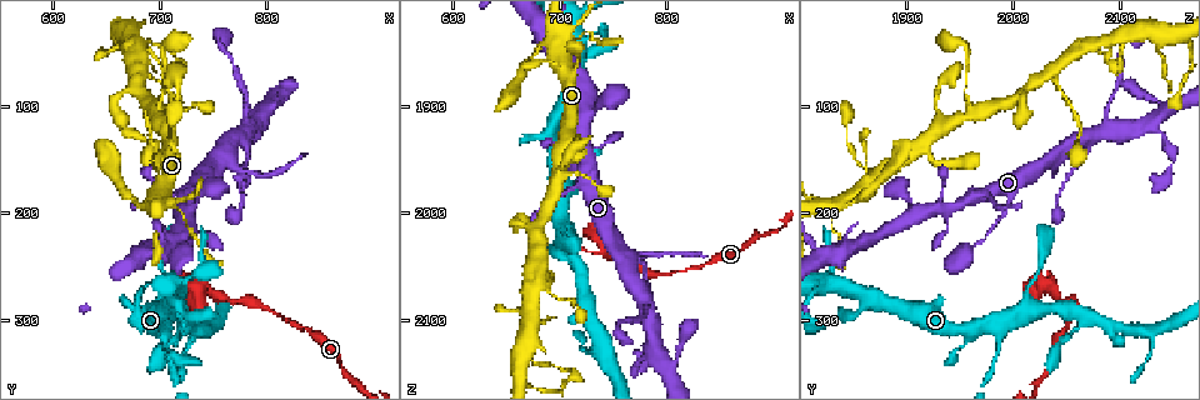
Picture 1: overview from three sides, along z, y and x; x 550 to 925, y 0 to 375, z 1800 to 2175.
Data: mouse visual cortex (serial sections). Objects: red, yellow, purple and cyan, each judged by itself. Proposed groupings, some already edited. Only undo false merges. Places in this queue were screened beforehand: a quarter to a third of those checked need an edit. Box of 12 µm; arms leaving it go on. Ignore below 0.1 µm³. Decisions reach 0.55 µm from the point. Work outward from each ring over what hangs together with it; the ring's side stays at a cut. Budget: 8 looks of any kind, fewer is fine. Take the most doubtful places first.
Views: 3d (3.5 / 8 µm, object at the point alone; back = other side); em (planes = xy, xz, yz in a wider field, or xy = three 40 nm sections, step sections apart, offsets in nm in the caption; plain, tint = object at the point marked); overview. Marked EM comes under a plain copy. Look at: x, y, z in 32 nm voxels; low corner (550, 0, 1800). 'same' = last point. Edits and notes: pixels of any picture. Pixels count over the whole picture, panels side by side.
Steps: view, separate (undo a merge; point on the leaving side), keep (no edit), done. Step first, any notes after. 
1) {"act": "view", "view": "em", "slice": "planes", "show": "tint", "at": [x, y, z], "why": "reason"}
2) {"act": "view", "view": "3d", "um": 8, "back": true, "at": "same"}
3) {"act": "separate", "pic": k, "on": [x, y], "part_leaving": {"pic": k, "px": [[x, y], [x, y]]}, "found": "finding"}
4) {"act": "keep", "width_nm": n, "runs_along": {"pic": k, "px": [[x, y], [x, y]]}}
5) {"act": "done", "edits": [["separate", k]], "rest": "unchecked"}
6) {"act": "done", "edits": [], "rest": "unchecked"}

{"act": "view", "view": "3d", "um": 3.5, "at": [742, 262, 2022], "why": "sharp bend"}

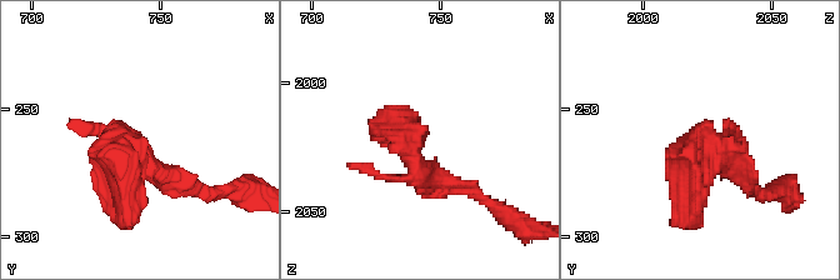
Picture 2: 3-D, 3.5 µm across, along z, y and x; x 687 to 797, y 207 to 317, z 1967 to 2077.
{"act": "view", "view": "em", "slice": "xy", "step": 2, "show": "tint", "at": [740, 263, 2025]}

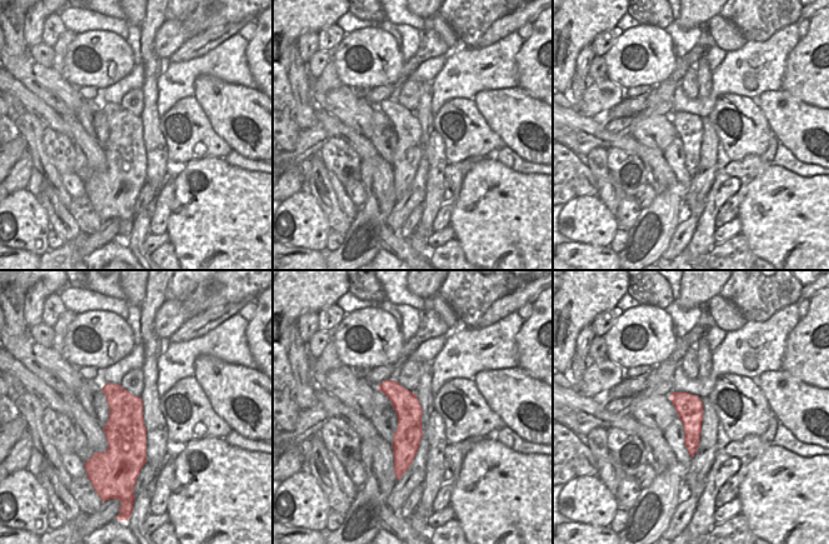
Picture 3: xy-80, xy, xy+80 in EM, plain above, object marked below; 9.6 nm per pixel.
{"act": "keep", "width_nm": 260, "runs_along": {"pic": 2, "px": [[464, 188], [414, 161], [410, 120]]}, "found": "one cell here"}

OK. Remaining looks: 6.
{"act": "view", "view": "3d", "um": 3.5, "at": [700, 110, 1960], "why": "abrupt turn"}

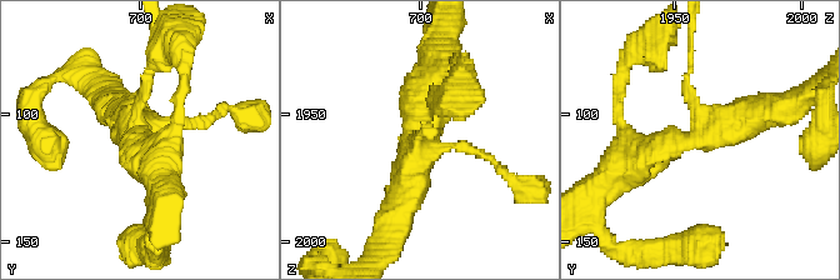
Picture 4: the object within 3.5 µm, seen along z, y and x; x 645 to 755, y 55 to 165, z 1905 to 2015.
{"act": "view", "view": "em", "slice": "planes", "show": "tint", "at": [700, 107, 1961], "why": "shape alone is not enough"}

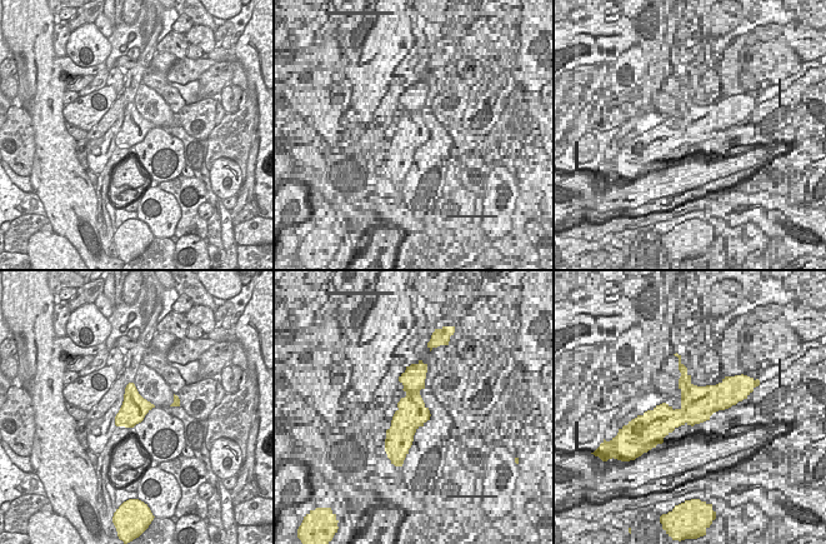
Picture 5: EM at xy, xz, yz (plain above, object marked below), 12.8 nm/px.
{"act": "view", "view": "em", "slice": "xy", "step": 5, "show": "tint", "at": "same"}

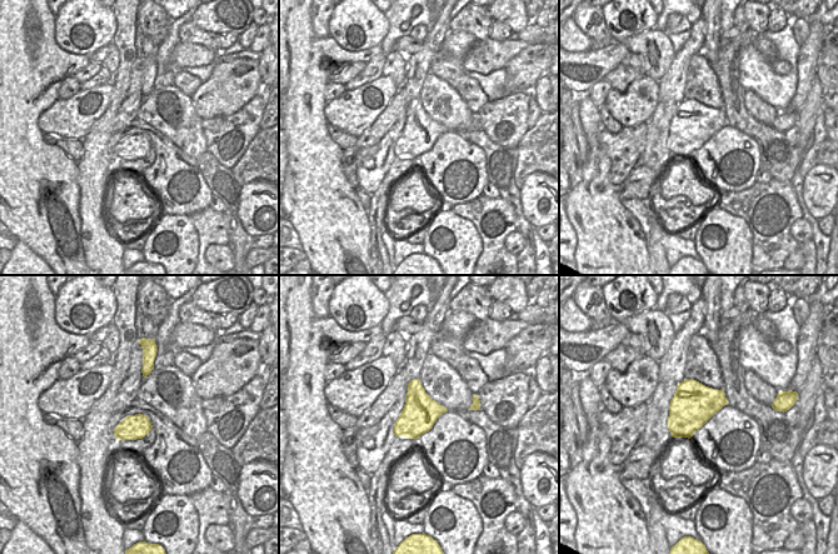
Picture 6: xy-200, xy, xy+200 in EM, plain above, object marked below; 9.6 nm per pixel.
{"act": "keep", "runs_along": {"pic": 4, "px": [[630, 168], [663, 144], [771, 109]]}, "found": "continuous, no second cell"}

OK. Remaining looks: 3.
{"act": "view", "view": "3d", "um": 3.5, "at": [698, 188, 1840], "why": "thick turns thin"}

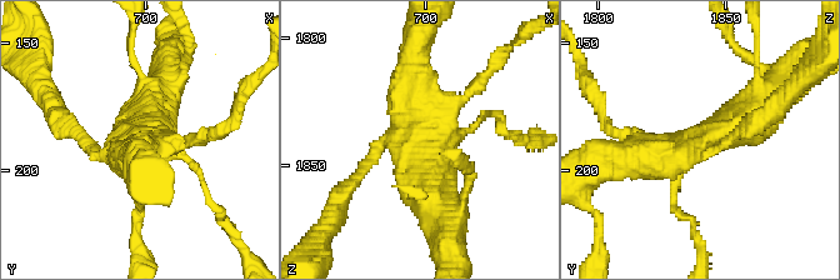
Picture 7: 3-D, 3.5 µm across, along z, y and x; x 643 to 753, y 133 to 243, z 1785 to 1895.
{"act": "view", "view": "em", "slice": "xy", "step": 3, "show": "tint", "at": [695, 188, 1840], "why": "shape alone is not enough"}

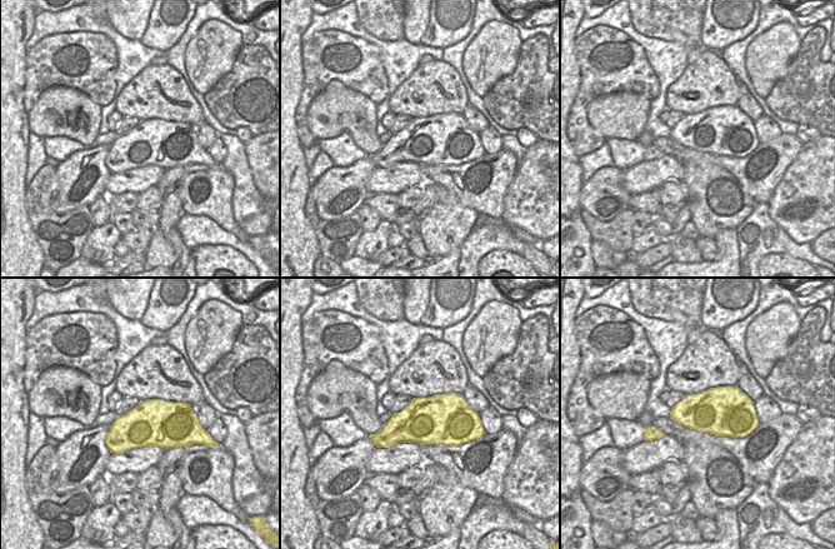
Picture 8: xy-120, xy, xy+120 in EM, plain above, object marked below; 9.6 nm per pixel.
{"act": "keep", "runs_along": {"pic": 7, "px": [[434, 205], [408, 135], [361, 173]]}, "found": "continuous, no second cell"}

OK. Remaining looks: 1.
{"act": "done", "edits": [], "rest": "unchecked"}

